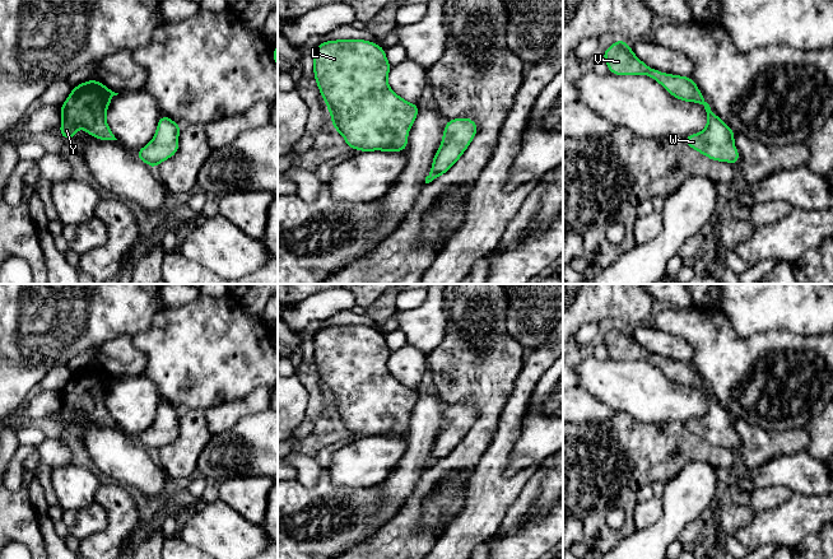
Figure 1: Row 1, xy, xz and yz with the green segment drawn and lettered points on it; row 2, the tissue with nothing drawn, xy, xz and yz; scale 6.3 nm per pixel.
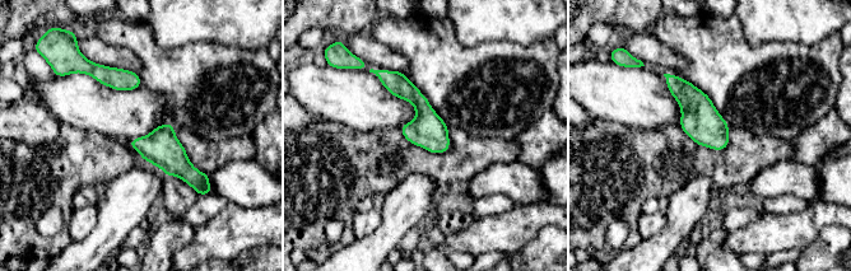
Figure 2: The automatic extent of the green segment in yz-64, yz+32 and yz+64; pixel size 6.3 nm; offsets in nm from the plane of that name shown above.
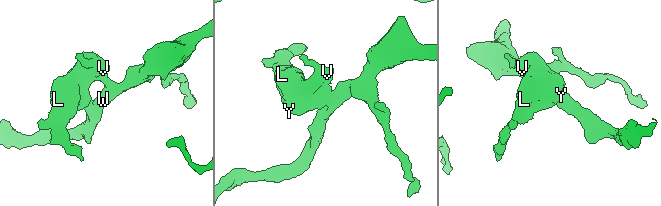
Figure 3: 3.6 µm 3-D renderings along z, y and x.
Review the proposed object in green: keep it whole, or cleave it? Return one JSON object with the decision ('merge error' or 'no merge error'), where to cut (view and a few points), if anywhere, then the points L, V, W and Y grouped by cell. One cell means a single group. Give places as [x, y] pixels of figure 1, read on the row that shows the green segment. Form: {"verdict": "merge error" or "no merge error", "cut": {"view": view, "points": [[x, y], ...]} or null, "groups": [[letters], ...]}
{"verdict": "no merge error", "cut": null, "groups": [["L", "V", "W", "Y"]]}

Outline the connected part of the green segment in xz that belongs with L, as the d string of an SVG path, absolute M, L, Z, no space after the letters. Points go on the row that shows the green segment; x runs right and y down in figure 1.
M338 39L318 45L313 53L313 73L320 93L330 111L334 130L339 131L349 148L360 152L383 150L404 152L408 145L408 132L416 116L418 104L413 104L395 94L387 84L391 66L385 50L366 39Z

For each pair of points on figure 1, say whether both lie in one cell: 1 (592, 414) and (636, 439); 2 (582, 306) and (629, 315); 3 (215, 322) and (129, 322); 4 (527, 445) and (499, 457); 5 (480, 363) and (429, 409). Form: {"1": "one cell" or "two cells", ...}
{"1": "two cells", "2": "one cell", "3": "two cells", "4": "two cells", "5": "two cells"}

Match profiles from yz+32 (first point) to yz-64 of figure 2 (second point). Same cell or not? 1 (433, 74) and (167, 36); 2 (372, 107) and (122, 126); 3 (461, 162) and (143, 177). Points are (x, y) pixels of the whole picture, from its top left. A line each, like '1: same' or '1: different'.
1: different
2: same
3: different

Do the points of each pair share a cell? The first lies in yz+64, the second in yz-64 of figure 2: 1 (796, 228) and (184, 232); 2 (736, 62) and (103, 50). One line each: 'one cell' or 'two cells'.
1: two cells
2: two cells

